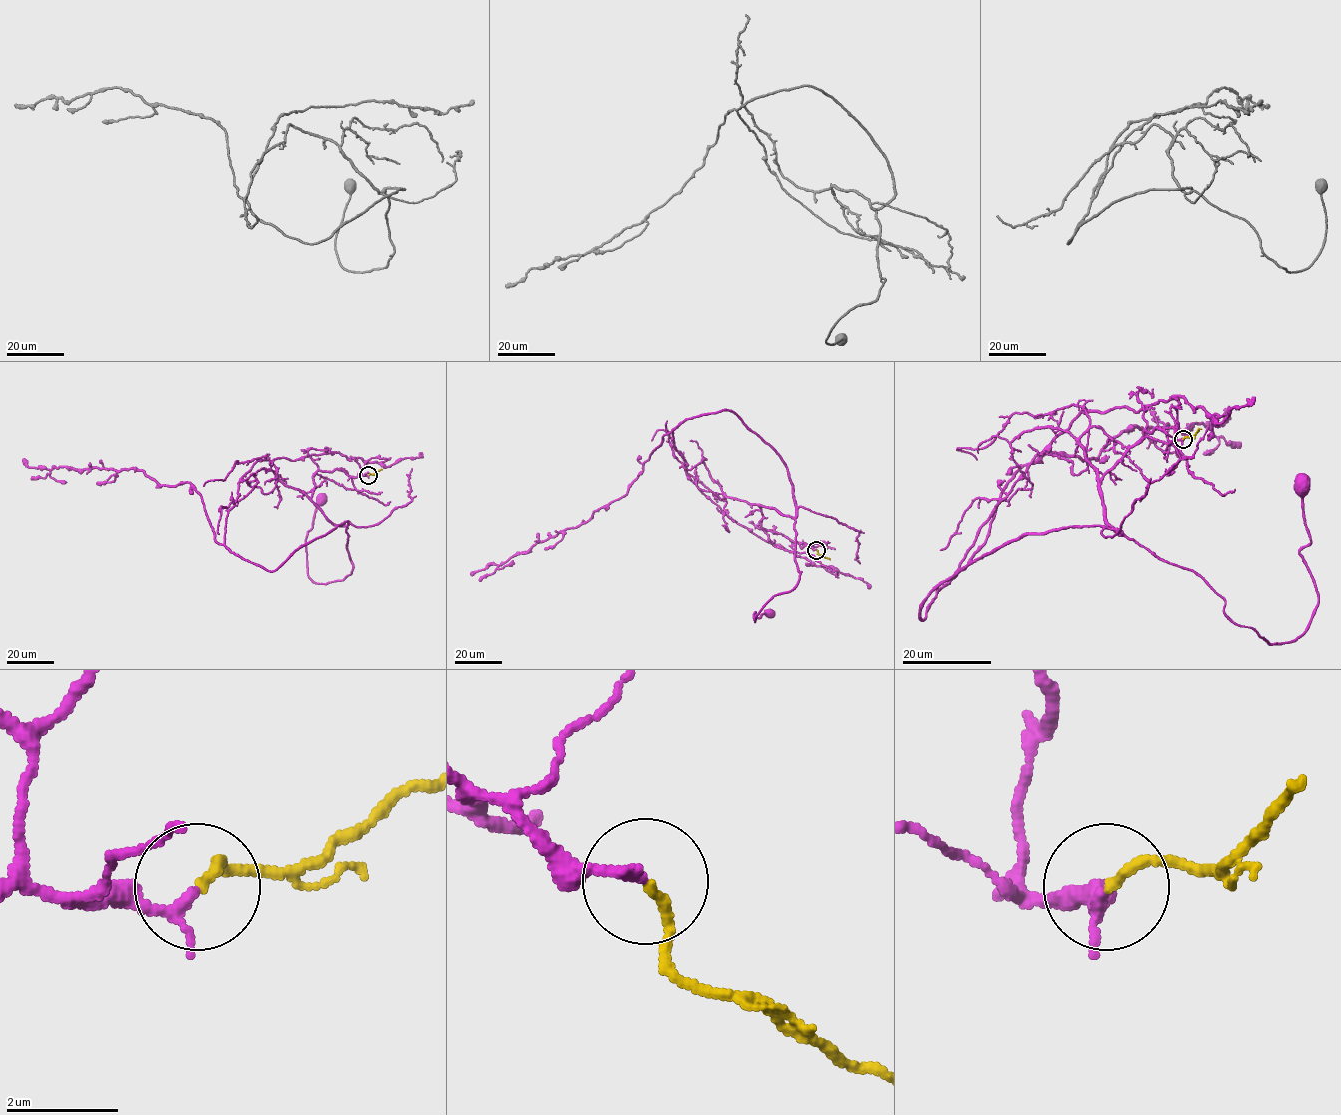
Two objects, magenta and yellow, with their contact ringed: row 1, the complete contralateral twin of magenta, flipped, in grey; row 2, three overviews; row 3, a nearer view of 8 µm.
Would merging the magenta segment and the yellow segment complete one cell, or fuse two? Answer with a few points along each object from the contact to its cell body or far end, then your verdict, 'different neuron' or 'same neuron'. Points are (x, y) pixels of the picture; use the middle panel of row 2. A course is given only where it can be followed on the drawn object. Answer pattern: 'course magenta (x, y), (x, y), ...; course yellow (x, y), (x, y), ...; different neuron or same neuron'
course magenta (816, 549), (766, 530), (758, 506), (795, 521), (800, 571), (755, 621), (755, 611), (770, 614); course yellow (816, 549), (830, 559); same neuron

